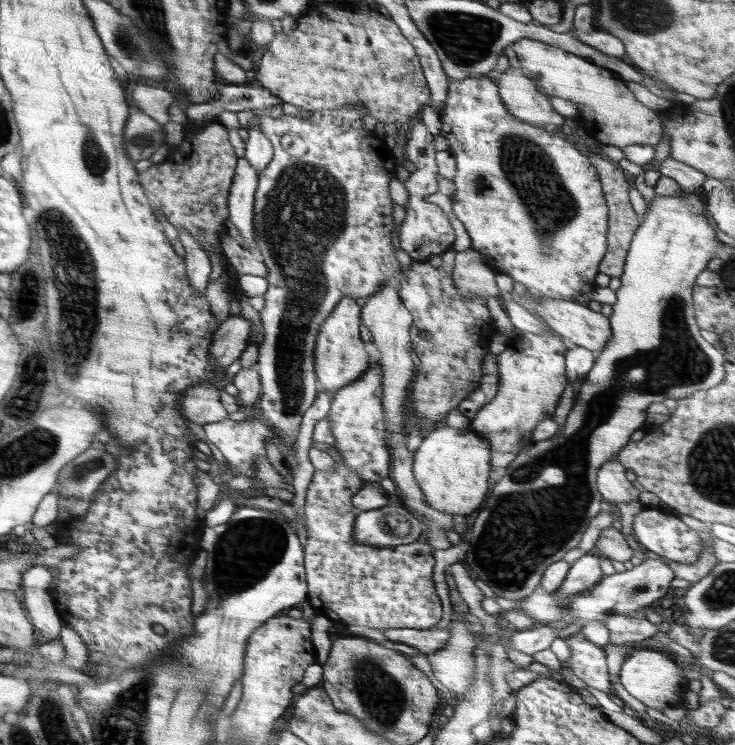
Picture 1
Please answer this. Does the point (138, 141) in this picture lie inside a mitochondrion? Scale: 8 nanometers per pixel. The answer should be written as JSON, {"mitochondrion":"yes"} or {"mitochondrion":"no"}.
{"mitochondrion":"yes"}

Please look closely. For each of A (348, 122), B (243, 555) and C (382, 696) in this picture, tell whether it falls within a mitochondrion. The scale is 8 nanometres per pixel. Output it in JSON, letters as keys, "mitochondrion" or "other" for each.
{"A":"other","B":"mitochondrion","C":"mitochondrion"}

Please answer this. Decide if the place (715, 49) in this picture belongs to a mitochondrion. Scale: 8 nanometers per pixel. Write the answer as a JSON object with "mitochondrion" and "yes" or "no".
{"mitochondrion":"no"}

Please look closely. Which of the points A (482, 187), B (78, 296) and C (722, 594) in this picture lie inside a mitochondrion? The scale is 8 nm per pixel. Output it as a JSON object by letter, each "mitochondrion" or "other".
{"A":"mitochondrion","B":"mitochondrion","C":"mitochondrion"}

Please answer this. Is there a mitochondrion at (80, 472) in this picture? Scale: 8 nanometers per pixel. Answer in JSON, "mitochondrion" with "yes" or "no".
{"mitochondrion":"yes"}

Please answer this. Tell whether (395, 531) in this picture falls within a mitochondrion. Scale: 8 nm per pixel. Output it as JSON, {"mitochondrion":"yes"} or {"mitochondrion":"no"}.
{"mitochondrion":"yes"}

